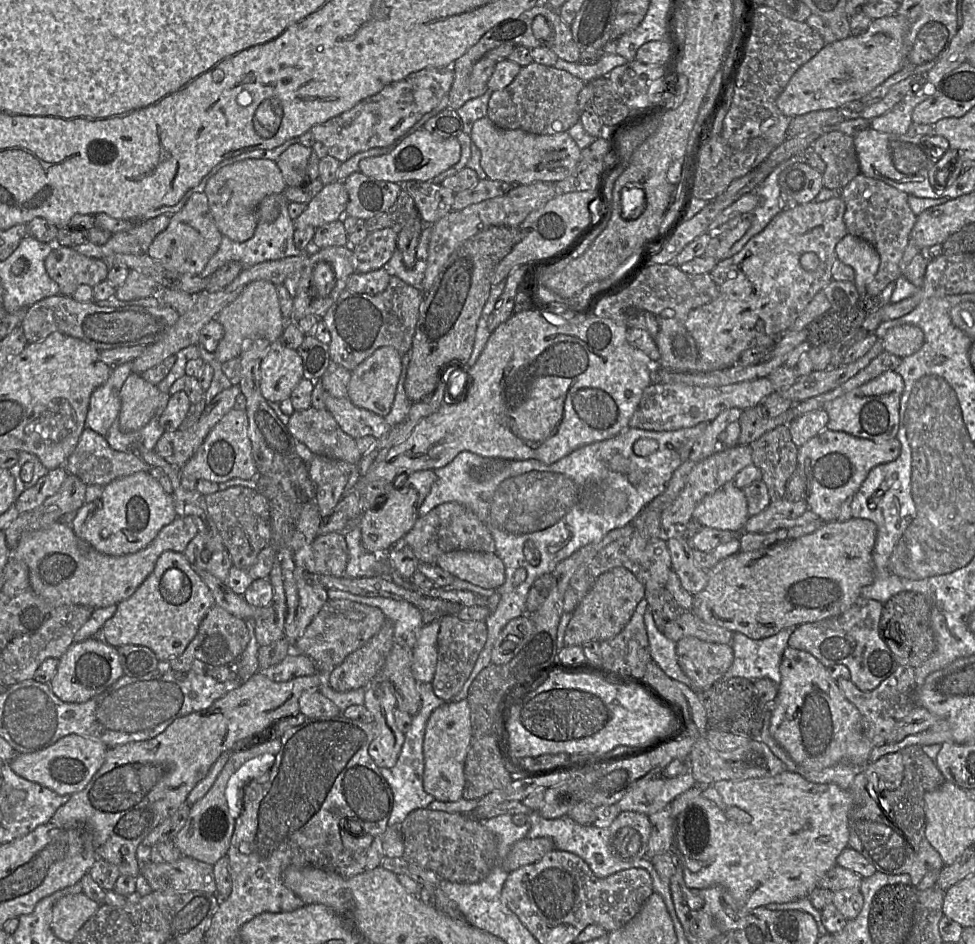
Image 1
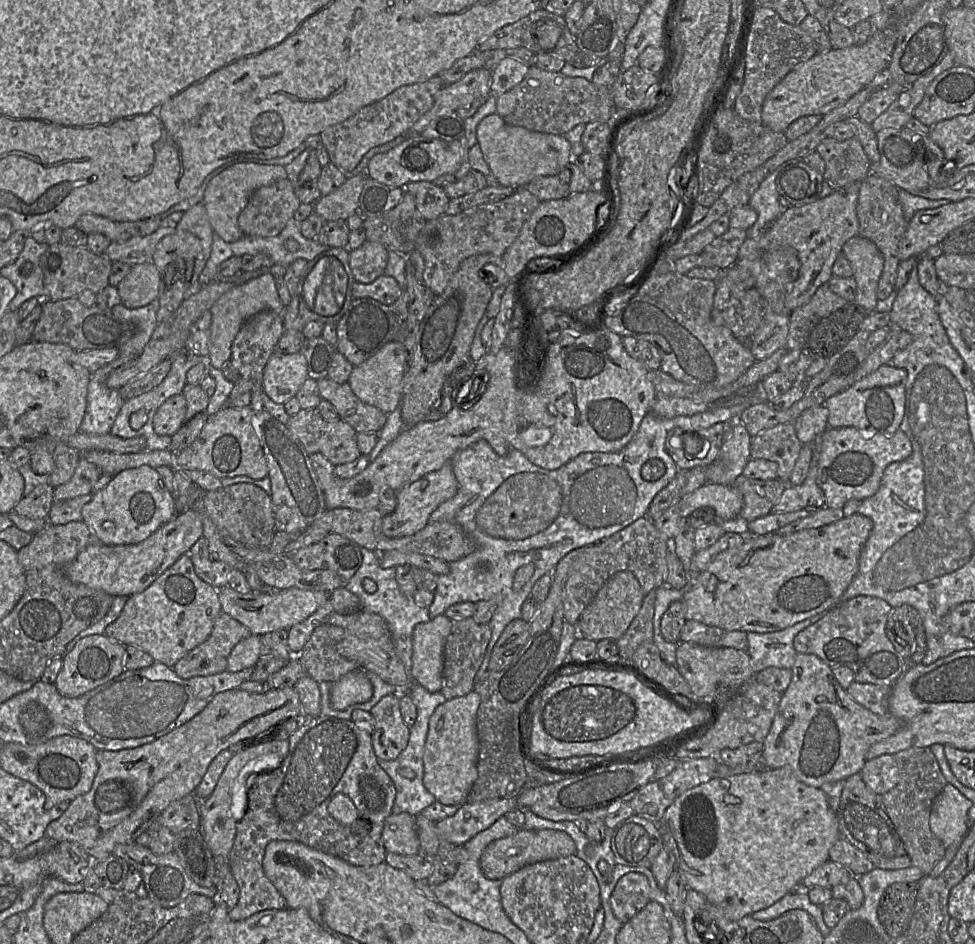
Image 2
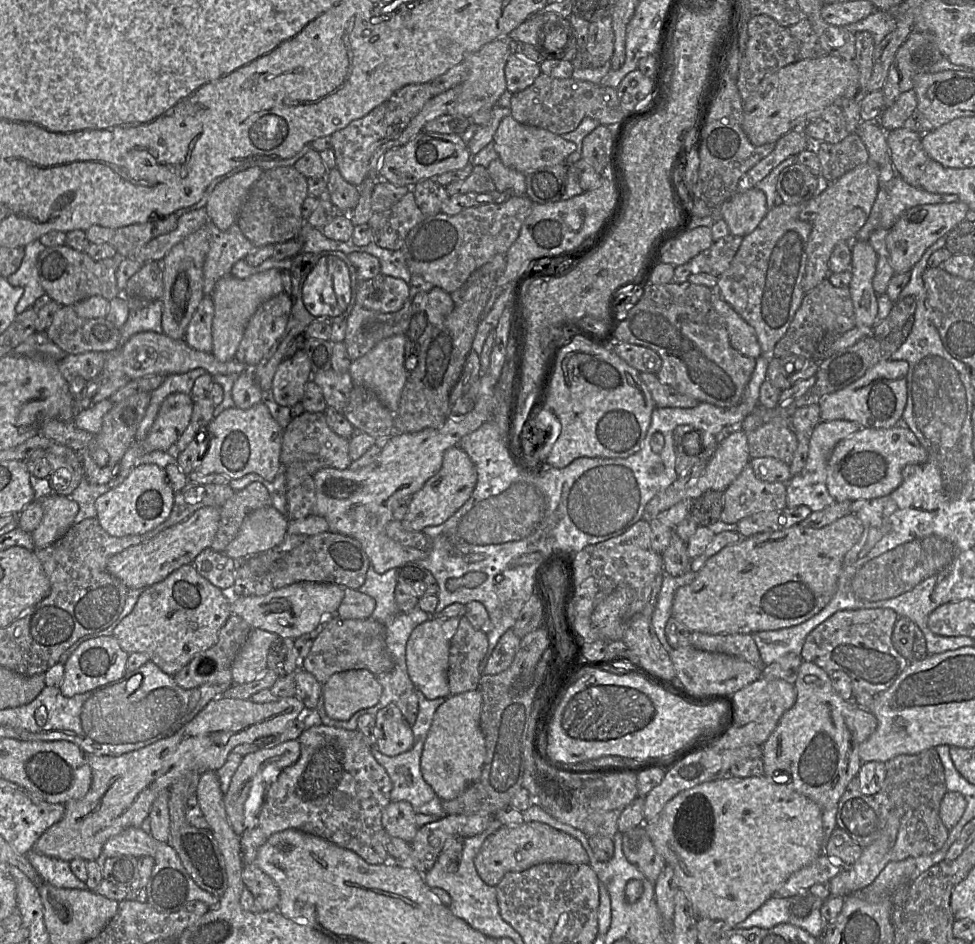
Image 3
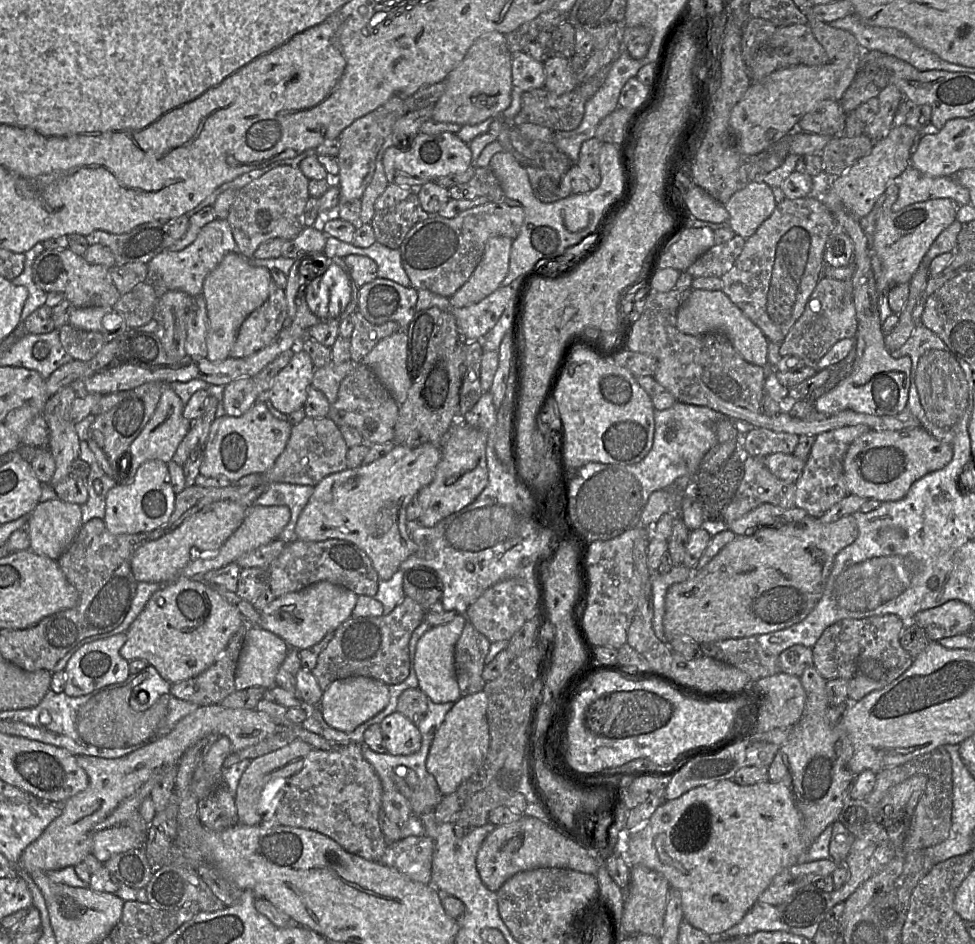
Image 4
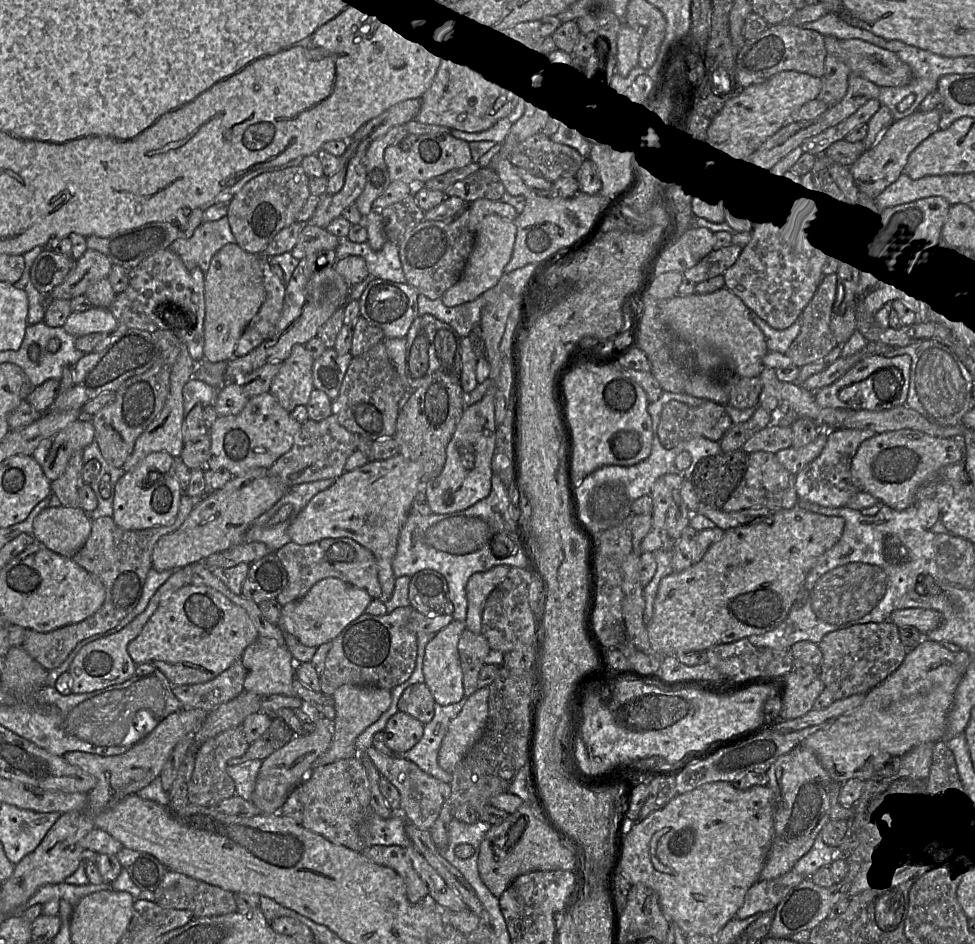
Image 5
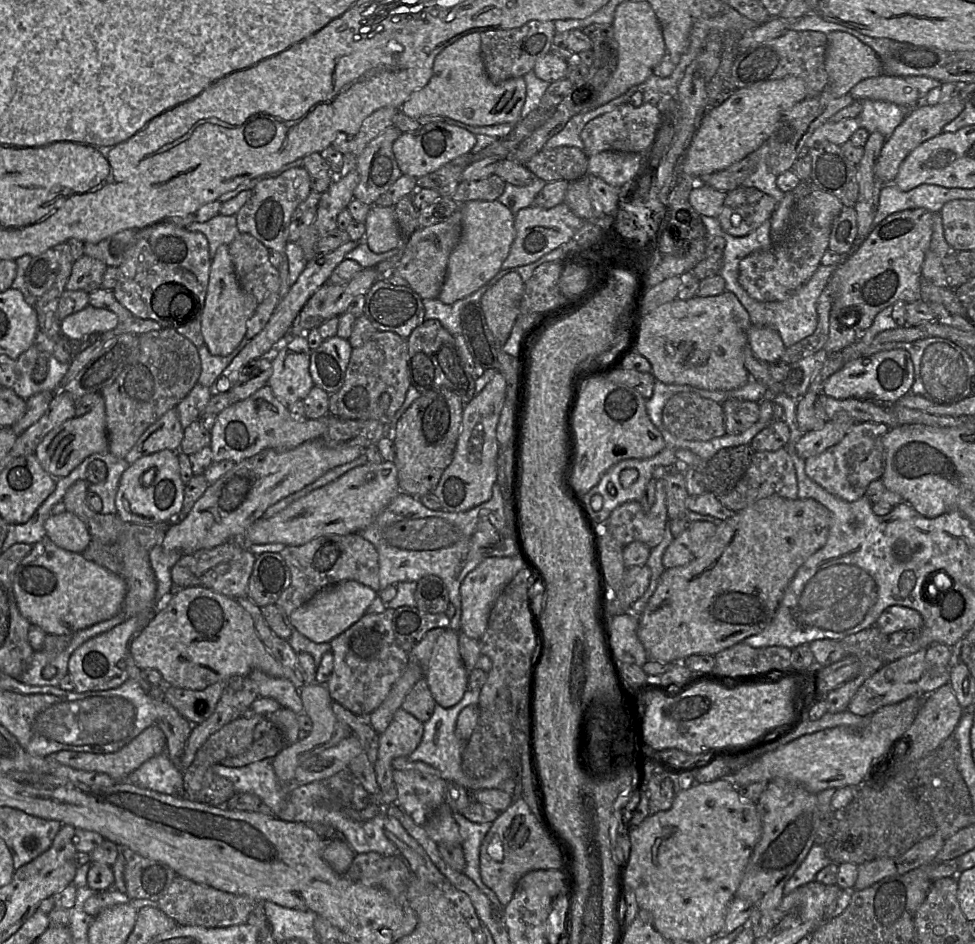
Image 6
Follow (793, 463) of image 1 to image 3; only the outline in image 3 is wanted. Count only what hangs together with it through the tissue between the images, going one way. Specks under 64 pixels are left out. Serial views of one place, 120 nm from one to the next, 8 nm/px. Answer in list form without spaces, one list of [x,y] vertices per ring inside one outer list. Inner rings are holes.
[[[766,423],[746,435],[751,459],[773,457],[791,464],[799,442],[791,426]]]

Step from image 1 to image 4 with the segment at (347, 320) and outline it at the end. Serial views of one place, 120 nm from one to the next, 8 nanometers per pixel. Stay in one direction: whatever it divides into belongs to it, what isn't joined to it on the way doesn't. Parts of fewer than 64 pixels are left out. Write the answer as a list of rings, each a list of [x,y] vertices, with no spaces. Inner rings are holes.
[[[359,310],[351,314],[353,331],[350,339],[351,361],[355,364],[362,362],[363,358],[382,339],[400,331],[402,328],[397,322],[388,321],[376,325],[367,321]]]

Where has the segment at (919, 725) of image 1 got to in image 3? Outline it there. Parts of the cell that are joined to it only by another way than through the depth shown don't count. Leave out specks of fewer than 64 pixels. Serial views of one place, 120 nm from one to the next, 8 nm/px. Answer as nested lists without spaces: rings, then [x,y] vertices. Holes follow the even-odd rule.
[[[803,661],[799,667],[799,672],[797,680],[794,683],[795,690],[797,693],[797,698],[795,704],[786,711],[780,718],[775,730],[772,732],[770,737],[762,745],[762,761],[764,765],[764,776],[770,778],[775,783],[785,783],[790,784],[790,786],[798,793],[804,795],[811,801],[815,802],[822,811],[829,810],[831,808],[836,808],[841,799],[841,796],[846,790],[849,782],[857,776],[861,766],[862,761],[859,756],[859,747],[866,741],[876,730],[878,726],[878,721],[876,717],[864,708],[861,708],[854,703],[853,700],[846,701],[842,699],[833,689],[830,675],[825,672],[822,668],[817,666],[812,662]]]

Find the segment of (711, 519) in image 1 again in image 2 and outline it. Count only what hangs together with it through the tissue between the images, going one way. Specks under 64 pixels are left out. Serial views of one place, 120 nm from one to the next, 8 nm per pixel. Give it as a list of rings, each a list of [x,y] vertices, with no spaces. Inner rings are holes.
[[[706,483],[679,500],[680,514],[687,519],[702,507],[714,509],[718,520],[731,520],[739,516],[743,506],[742,494],[733,485]]]

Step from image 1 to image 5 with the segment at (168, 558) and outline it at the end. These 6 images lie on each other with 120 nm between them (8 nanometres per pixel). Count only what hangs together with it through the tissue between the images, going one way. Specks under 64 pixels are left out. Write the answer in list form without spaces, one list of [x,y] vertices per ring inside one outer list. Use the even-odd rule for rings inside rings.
[[[190,583],[160,603],[127,651],[136,665],[152,664],[173,686],[192,685],[224,672],[258,637],[256,626],[242,607],[211,587]]]

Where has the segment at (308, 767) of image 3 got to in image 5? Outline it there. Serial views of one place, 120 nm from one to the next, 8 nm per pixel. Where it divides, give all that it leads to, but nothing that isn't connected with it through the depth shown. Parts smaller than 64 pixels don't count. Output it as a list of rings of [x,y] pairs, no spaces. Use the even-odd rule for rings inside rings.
[[[360,754],[327,765],[314,766],[304,781],[288,796],[279,814],[307,830],[325,837],[334,844],[361,852],[365,845],[358,834],[358,825],[370,811],[370,783]]]

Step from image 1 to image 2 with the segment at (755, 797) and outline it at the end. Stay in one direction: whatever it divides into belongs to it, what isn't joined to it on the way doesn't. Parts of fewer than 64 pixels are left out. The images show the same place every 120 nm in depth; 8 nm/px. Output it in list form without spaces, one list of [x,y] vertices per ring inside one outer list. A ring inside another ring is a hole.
[[[788,768],[761,769],[730,777],[713,777],[709,781],[680,794],[666,809],[657,826],[663,839],[663,846],[667,846],[675,856],[675,869],[681,875],[686,887],[701,893],[711,904],[719,907],[726,918],[732,921],[767,908],[786,894],[800,888],[802,880],[807,875],[829,860],[829,850],[841,837],[837,814],[830,808],[825,792],[820,788],[802,783]],[[722,779],[726,779],[730,783],[729,789],[722,785]]]

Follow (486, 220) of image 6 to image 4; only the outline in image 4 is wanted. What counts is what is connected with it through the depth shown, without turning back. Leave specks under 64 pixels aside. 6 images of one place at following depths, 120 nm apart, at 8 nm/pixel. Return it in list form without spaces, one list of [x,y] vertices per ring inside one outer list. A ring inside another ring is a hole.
[[[494,236],[488,239],[482,259],[470,278],[449,297],[455,308],[477,304],[501,287],[509,269],[513,239]]]

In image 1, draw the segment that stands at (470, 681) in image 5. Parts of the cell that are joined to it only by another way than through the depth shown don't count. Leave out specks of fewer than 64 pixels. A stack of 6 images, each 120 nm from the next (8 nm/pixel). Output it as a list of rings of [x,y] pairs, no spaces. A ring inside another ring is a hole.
[[[456,615],[442,616],[439,622],[438,659],[432,685],[434,693],[439,698],[445,702],[450,702],[462,690],[471,675],[487,641],[487,626],[485,621],[463,621]]]

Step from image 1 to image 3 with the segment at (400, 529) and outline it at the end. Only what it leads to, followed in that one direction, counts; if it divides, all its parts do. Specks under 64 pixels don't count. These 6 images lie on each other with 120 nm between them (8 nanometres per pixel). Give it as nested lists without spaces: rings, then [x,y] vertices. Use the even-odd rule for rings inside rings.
[[[458,445],[448,448],[442,466],[423,487],[411,496],[409,509],[401,520],[407,531],[420,532],[425,527],[438,526],[451,517],[470,498],[477,483],[477,471],[468,454]]]

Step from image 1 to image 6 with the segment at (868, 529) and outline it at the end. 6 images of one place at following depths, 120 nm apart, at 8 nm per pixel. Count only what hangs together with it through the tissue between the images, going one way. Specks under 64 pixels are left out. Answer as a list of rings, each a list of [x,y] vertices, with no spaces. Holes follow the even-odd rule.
[[[773,495],[763,498],[754,504],[736,512],[732,517],[718,522],[715,534],[707,541],[703,552],[699,557],[687,565],[665,569],[657,584],[657,588],[650,597],[644,612],[639,617],[637,635],[642,643],[648,660],[656,660],[661,663],[681,663],[684,659],[695,654],[716,655],[747,637],[759,634],[773,620],[784,592],[793,579],[799,567],[826,543],[831,526],[832,513],[814,499],[788,500]]]

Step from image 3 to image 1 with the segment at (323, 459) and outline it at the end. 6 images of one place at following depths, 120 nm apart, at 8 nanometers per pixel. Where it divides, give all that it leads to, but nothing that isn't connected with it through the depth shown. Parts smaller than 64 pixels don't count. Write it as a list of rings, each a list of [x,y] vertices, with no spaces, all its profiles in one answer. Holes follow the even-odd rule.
[[[311,406],[305,410],[295,410],[290,416],[288,428],[314,455],[351,465],[357,465],[362,457],[356,440],[341,429],[327,409],[319,410]]]

